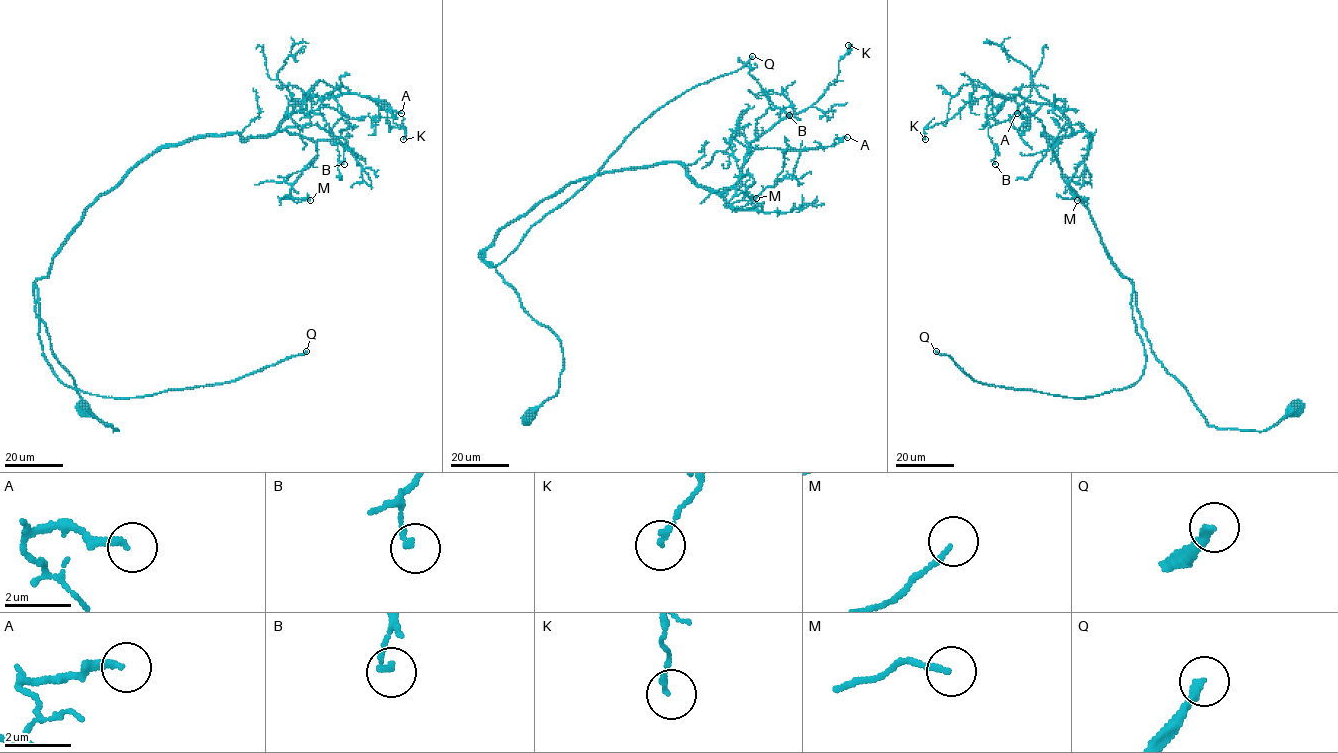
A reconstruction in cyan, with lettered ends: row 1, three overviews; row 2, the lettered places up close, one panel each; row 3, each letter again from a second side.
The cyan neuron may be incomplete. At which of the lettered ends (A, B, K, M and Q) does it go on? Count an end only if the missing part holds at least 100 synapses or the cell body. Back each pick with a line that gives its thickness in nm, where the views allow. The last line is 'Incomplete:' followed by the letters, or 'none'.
Q: Thickness 240 nm
Incomplete: Q

